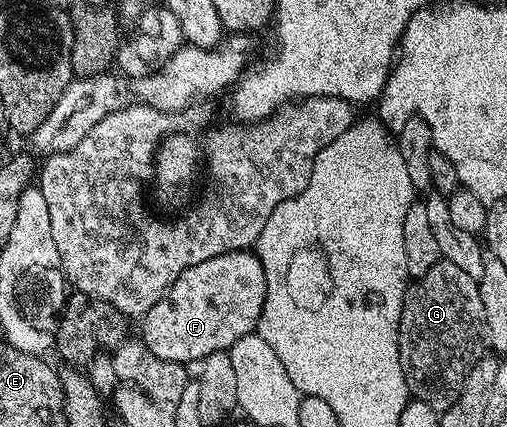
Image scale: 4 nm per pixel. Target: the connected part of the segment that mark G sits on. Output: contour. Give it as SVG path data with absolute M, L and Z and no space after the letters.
M440 259L422 277L406 288L397 328L397 350L410 398L427 403L427 407L444 411L452 407L461 394L461 384L471 367L481 360L487 349L485 312L479 295L478 278L467 275L455 263Z

